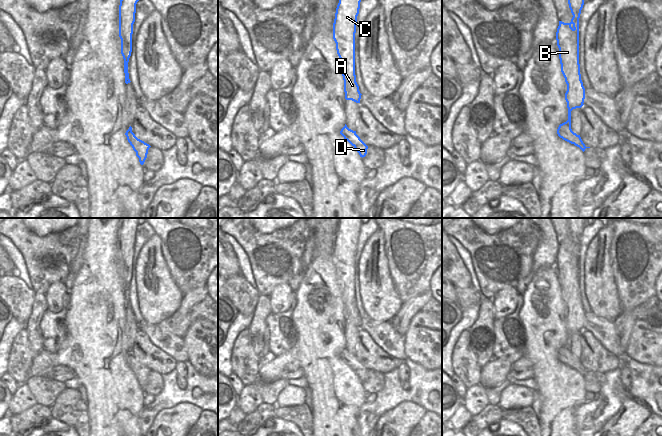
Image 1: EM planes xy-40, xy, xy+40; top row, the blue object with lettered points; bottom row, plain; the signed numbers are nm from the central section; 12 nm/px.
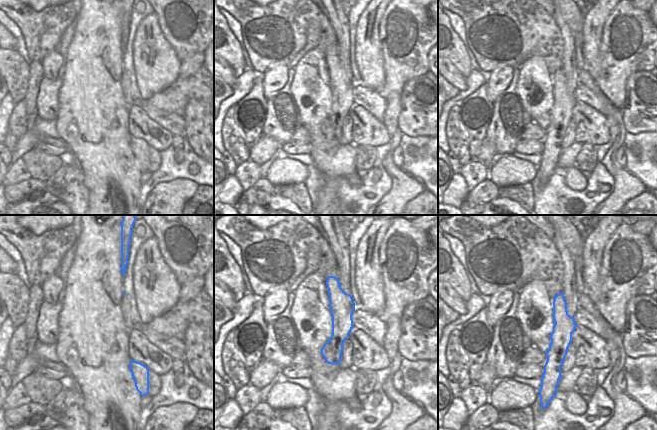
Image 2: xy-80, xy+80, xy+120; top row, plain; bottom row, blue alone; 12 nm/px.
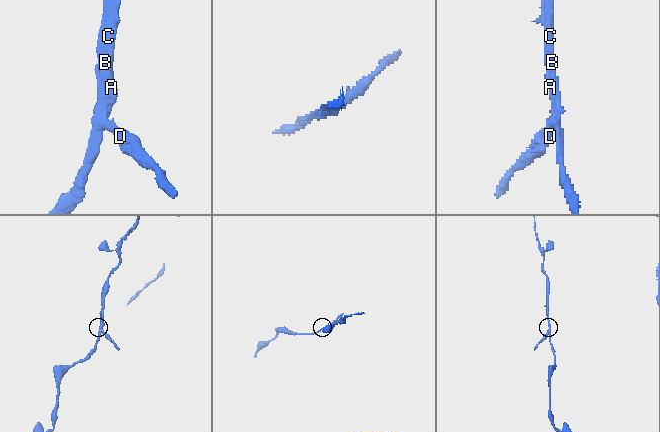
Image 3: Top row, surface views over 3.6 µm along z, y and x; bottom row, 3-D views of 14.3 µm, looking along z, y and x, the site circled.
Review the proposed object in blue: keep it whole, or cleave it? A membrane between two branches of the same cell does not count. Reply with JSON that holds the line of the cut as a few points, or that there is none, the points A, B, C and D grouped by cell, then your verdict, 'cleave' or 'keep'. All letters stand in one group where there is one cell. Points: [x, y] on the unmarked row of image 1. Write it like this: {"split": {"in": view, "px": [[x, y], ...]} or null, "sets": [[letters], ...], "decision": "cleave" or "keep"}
{"split": {"in": "xy", "px": [[346, 351], [346, 357], [350, 366]]}, "sets": [["A", "B", "C"], ["D"]], "decision": "cleave"}

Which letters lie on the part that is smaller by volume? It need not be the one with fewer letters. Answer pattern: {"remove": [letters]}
{"remove": ["D"]}

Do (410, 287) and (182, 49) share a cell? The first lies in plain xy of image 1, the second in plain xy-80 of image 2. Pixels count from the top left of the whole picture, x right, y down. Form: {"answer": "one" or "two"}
{"answer": "one"}

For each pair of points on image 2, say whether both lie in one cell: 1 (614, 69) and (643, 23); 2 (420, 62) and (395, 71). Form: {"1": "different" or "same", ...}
{"1": "same", "2": "same"}

